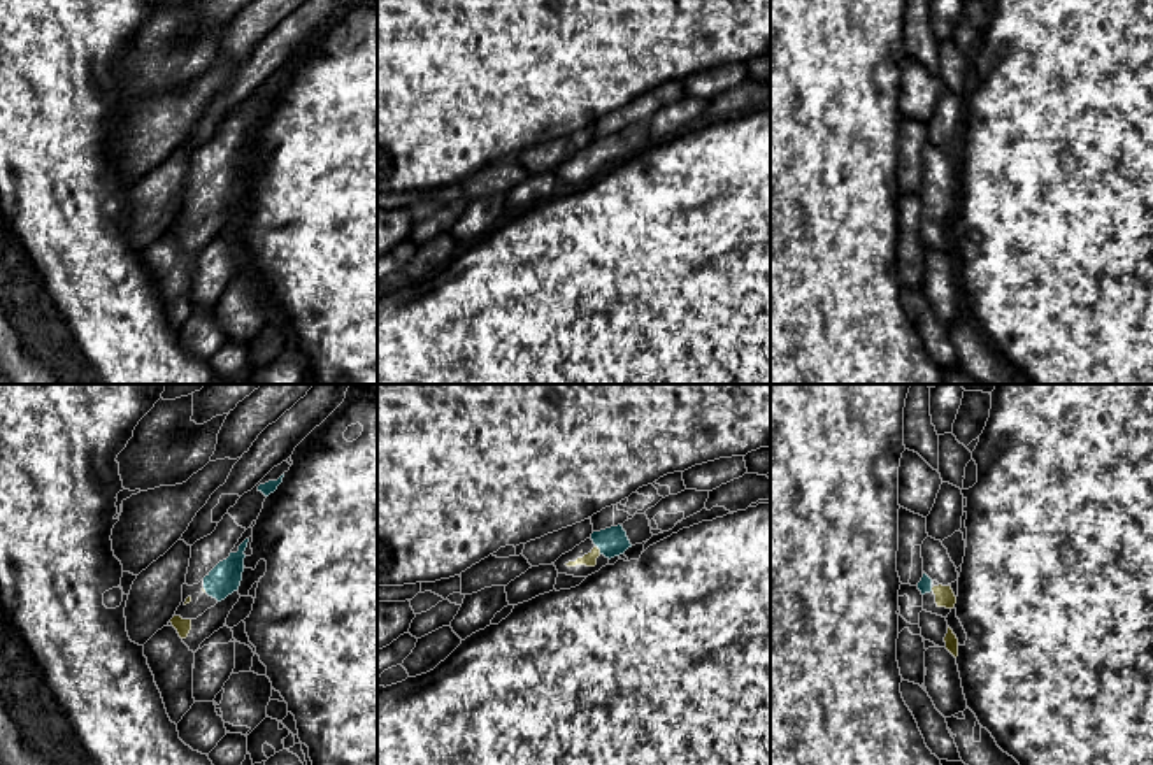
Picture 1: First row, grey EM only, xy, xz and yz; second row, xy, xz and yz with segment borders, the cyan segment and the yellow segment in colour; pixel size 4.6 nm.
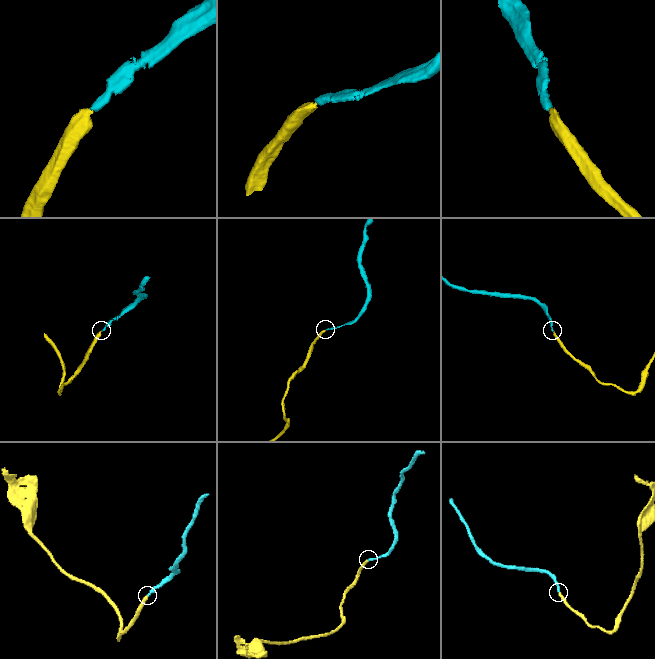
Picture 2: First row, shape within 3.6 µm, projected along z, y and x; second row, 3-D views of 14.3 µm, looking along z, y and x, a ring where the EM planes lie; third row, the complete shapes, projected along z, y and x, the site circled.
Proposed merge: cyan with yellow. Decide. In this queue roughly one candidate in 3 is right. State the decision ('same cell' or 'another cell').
same cell

